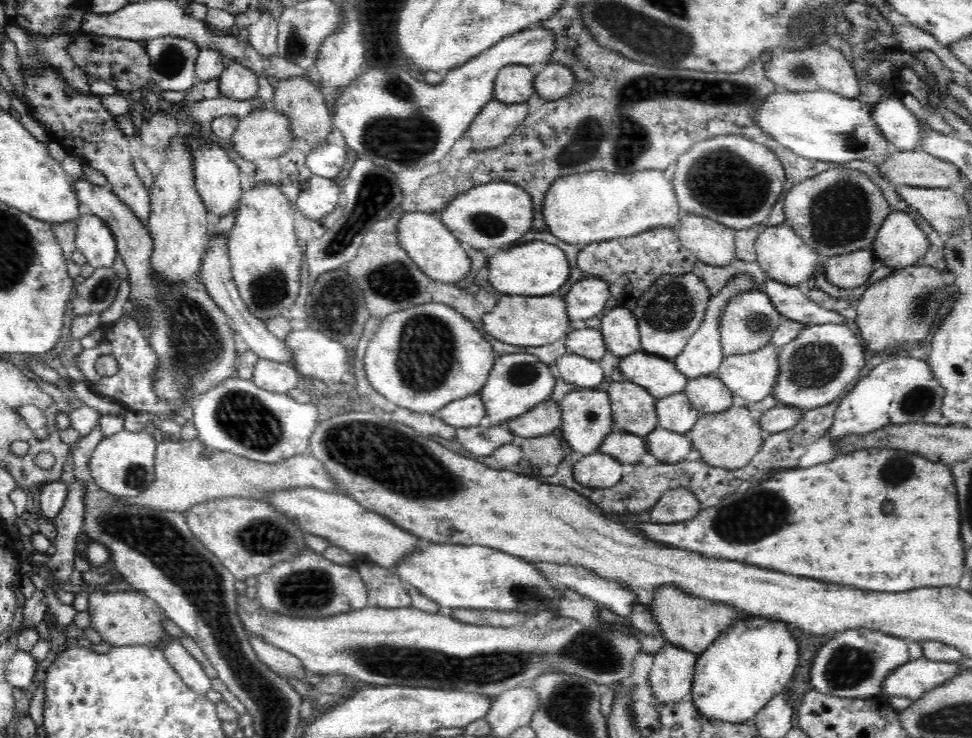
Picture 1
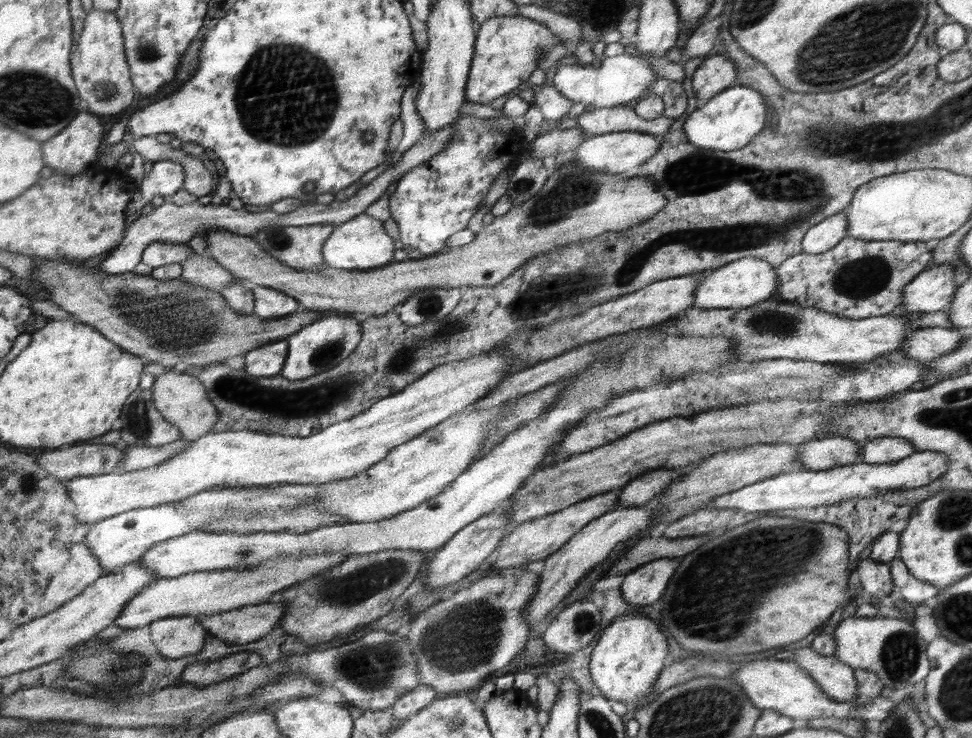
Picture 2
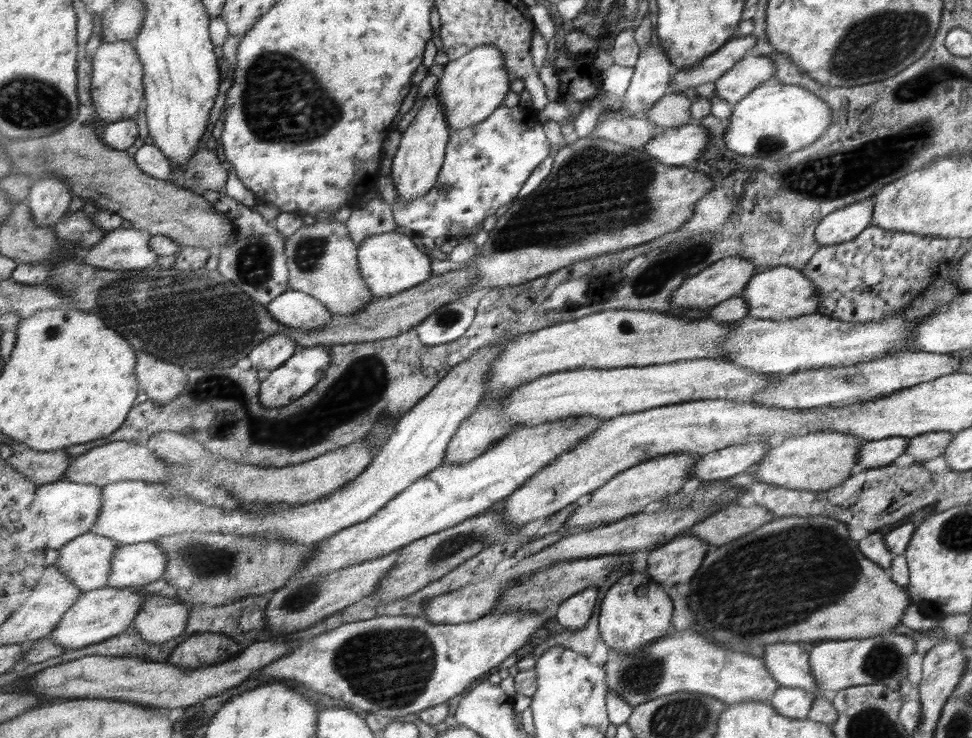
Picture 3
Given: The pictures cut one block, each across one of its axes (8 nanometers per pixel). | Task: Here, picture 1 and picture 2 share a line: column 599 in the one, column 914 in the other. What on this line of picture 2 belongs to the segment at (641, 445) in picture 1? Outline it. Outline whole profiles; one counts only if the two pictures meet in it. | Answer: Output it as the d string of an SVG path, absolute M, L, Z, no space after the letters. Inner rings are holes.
M879 437L870 439L859 450L861 463L892 464L898 460L907 459L912 455L915 446L910 441L895 437Z

